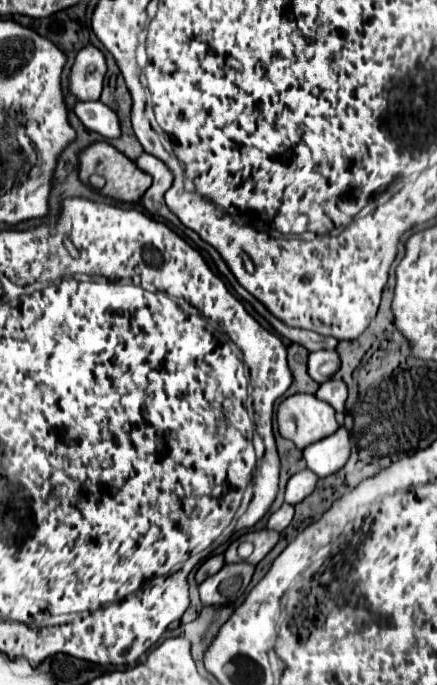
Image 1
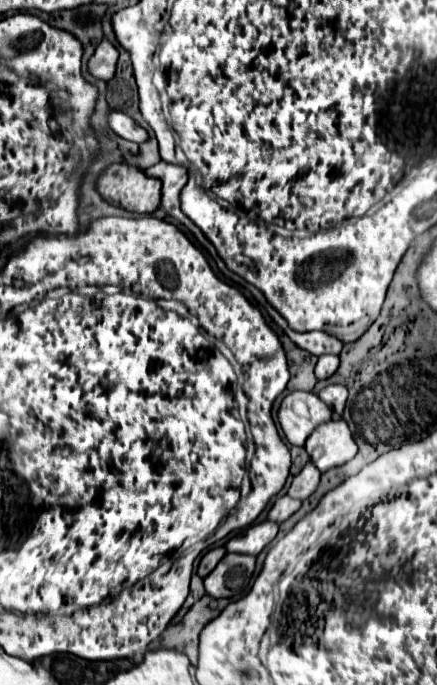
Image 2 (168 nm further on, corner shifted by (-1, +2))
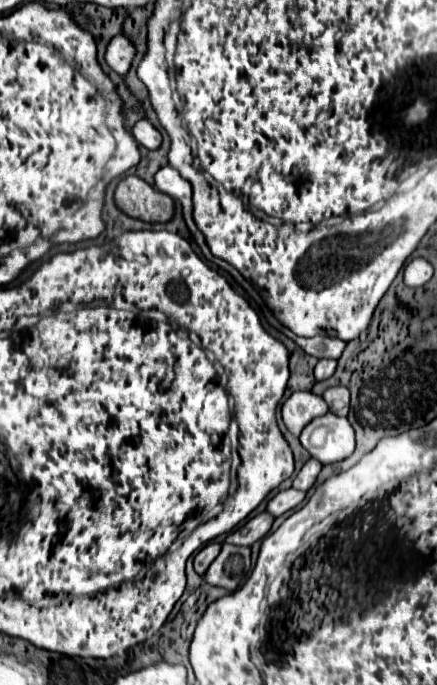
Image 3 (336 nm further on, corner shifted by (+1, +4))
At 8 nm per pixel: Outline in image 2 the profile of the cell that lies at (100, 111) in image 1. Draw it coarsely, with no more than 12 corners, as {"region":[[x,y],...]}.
{"region":[[116,112],[108,114],[108,126],[130,142],[148,138],[130,116]]}

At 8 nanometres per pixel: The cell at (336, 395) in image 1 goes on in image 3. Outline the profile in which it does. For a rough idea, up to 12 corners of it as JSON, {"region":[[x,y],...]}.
{"region":[[332,386],[324,392],[330,412],[348,416],[350,392],[346,386]]}

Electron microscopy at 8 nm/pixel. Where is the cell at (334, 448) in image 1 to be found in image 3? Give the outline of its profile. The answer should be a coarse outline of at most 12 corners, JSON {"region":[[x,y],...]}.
{"region":[[328,412],[300,442],[322,464],[354,452],[348,418]]}

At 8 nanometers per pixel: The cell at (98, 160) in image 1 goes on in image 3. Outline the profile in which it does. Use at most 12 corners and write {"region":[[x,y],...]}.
{"region":[[138,176],[120,180],[116,206],[142,222],[166,224],[174,200]]}

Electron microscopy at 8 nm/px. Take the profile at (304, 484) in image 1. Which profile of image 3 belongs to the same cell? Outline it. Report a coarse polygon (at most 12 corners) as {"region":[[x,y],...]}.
{"region":[[316,458],[302,466],[294,488],[308,492],[316,482],[322,464]]}

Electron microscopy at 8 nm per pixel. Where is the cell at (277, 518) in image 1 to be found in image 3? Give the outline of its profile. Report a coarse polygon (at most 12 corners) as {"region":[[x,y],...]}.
{"region":[[280,490],[270,502],[268,512],[280,516],[304,500],[304,492]]}

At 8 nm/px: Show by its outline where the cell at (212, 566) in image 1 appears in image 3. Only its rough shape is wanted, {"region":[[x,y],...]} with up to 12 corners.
{"region":[[216,542],[194,556],[194,570],[204,576],[208,566],[220,552]]}

